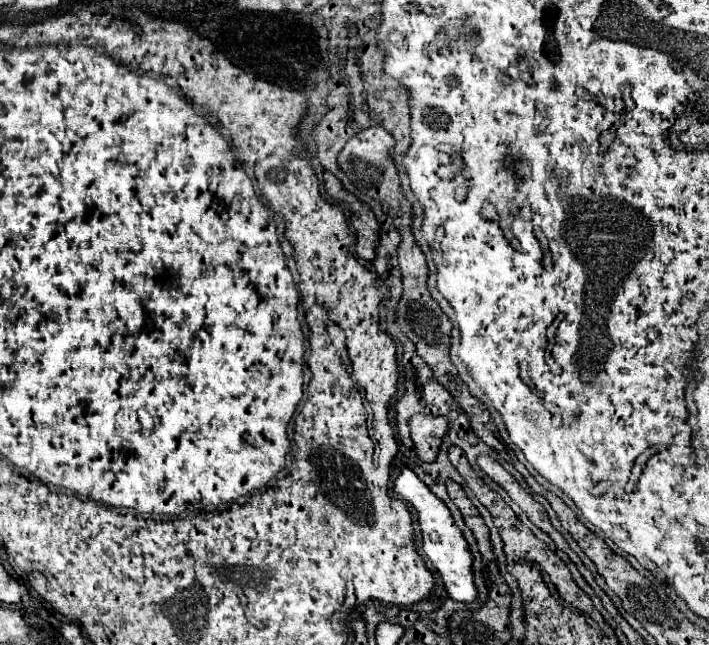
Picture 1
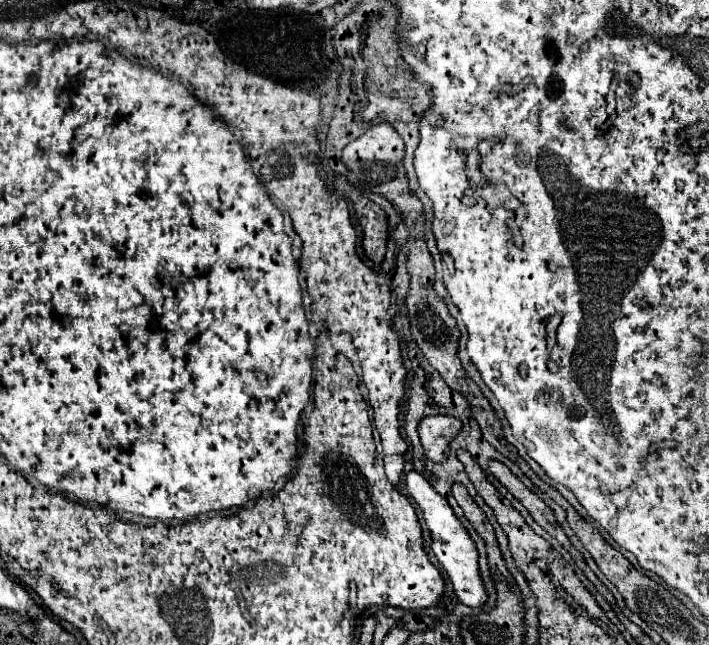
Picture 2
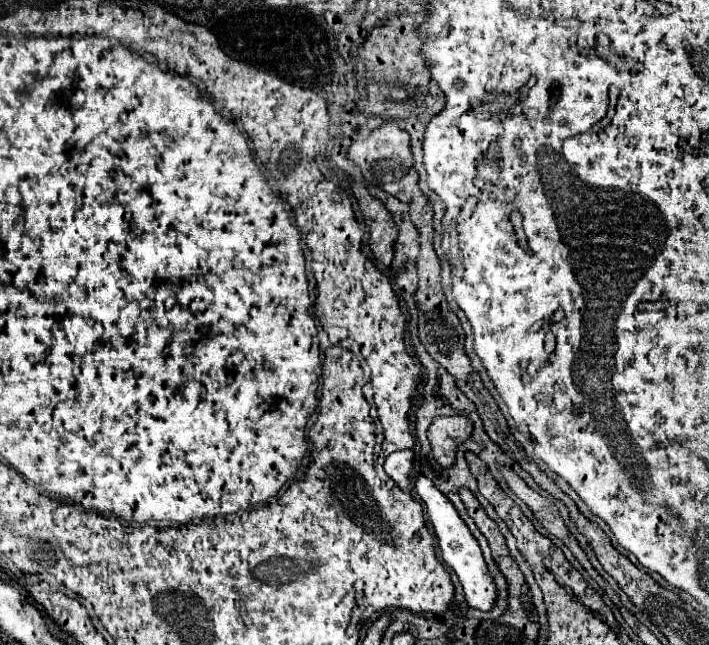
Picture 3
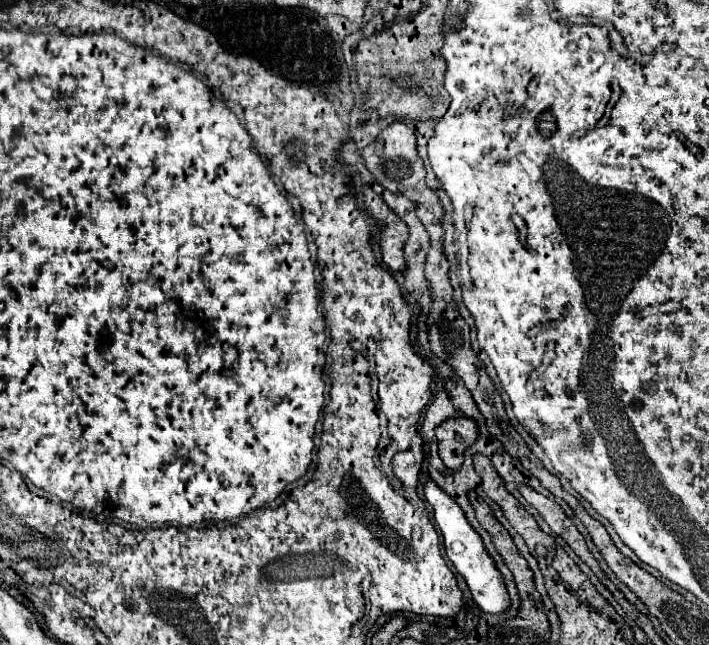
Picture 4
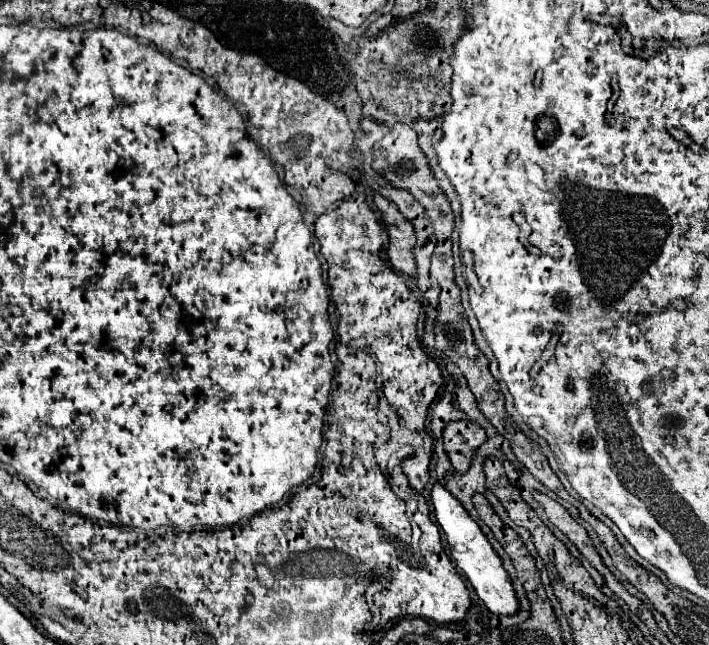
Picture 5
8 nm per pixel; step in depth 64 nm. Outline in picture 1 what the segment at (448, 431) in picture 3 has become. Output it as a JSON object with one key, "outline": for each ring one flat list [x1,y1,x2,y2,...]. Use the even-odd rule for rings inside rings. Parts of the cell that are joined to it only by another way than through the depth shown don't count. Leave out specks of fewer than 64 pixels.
{"outline":[[416,414,408,420,408,426,418,458,424,462,434,462,442,436,448,432,448,420,444,416]]}

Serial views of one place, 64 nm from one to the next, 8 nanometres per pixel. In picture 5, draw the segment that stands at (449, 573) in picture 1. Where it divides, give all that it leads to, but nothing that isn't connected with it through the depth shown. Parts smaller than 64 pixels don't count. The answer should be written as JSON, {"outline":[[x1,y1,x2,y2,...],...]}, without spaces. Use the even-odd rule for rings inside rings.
{"outline":[[434,484,430,496,432,496,436,520,438,520,440,528,444,530,446,542,450,546,450,558,454,560,456,568,468,578,476,596,486,604,486,608,492,614,506,616,506,614,518,612,518,600,516,600,512,582,510,582,506,570,502,568,502,560,492,550,490,542,486,540,486,536,482,534,478,524,468,516,468,512,462,508,462,504,448,490,444,490,440,484]]}

